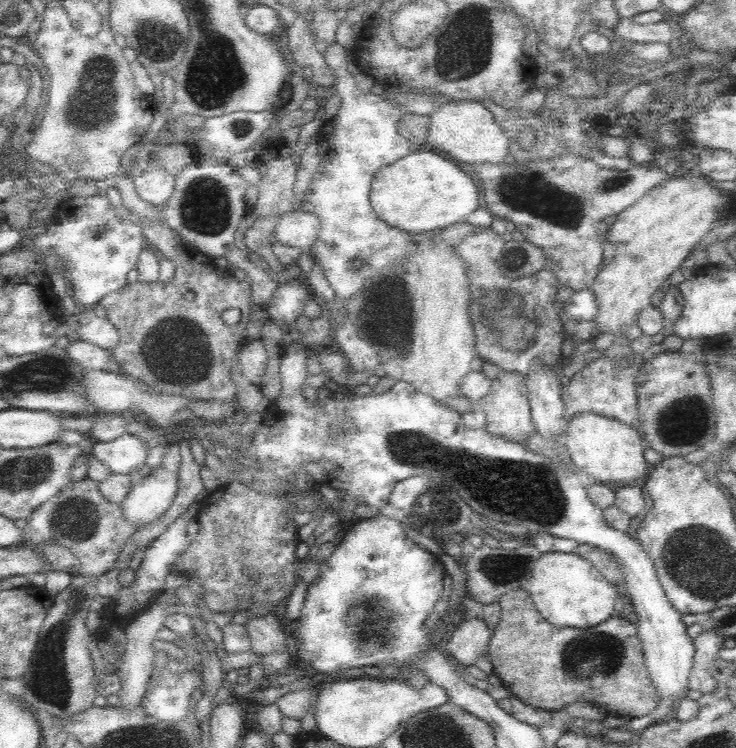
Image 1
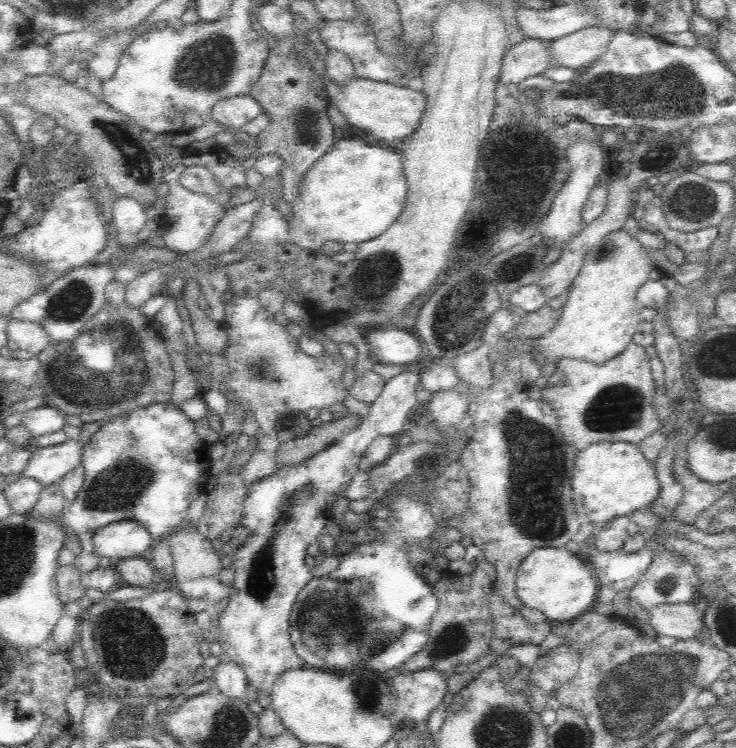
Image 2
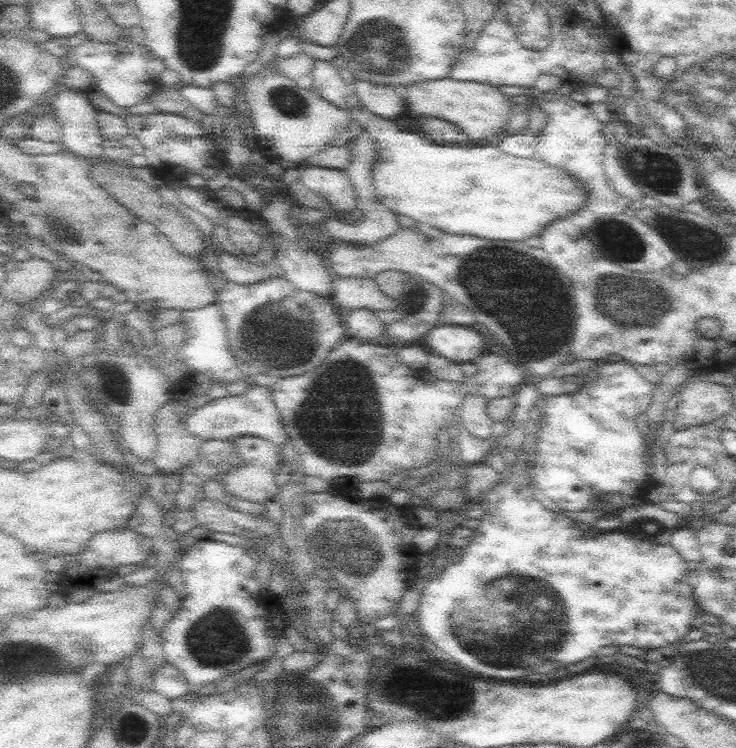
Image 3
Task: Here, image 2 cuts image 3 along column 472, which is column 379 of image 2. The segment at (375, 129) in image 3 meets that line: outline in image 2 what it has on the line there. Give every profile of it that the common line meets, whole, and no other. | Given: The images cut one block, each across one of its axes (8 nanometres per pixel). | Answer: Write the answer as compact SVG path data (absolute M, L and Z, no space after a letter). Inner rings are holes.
M338 140L332 148L316 159L300 182L300 196L296 196L288 221L290 242L301 248L316 251L326 242L361 243L380 236L402 212L407 196L406 180L402 174L402 157L388 148L368 146L358 140Z

